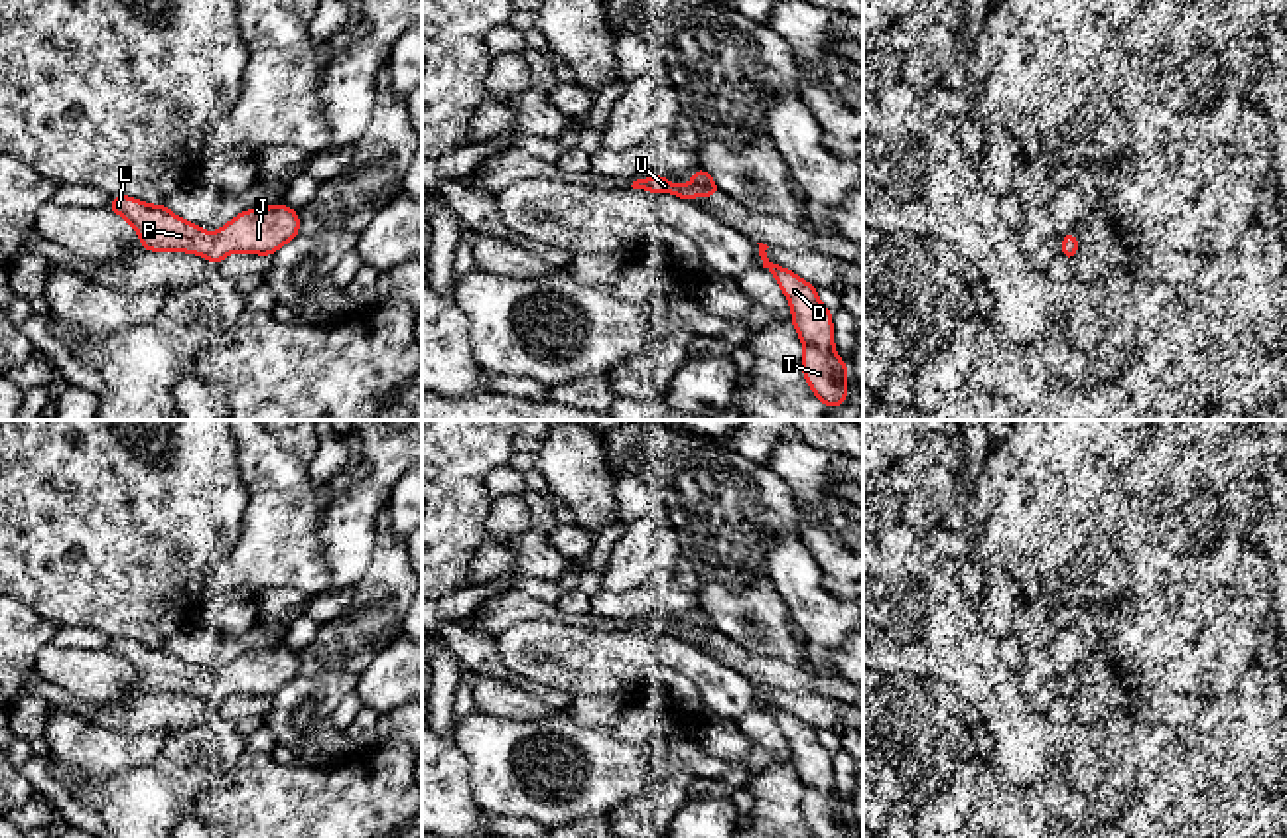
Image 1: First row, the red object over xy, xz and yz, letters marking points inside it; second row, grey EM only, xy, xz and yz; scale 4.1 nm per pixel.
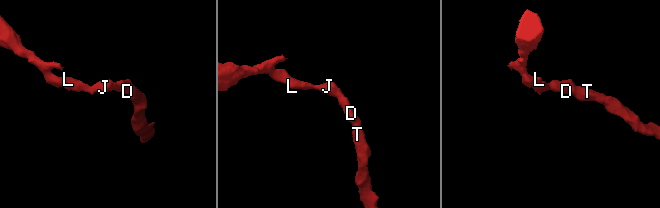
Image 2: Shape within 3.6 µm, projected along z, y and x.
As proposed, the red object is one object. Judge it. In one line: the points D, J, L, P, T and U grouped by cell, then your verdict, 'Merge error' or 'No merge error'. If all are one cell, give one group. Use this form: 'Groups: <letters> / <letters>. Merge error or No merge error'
Groups: D J L P T U. No merge error

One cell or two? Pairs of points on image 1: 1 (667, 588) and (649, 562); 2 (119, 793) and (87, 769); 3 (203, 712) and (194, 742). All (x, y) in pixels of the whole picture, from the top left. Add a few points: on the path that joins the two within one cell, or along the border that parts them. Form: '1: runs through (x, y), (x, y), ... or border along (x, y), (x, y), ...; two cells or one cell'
1: border along (671, 574), (615, 592); two cells
2: border along (58, 762), (73, 771), (79, 789), (144, 764); two cells
3: border along (215, 720), (172, 732); two cells

